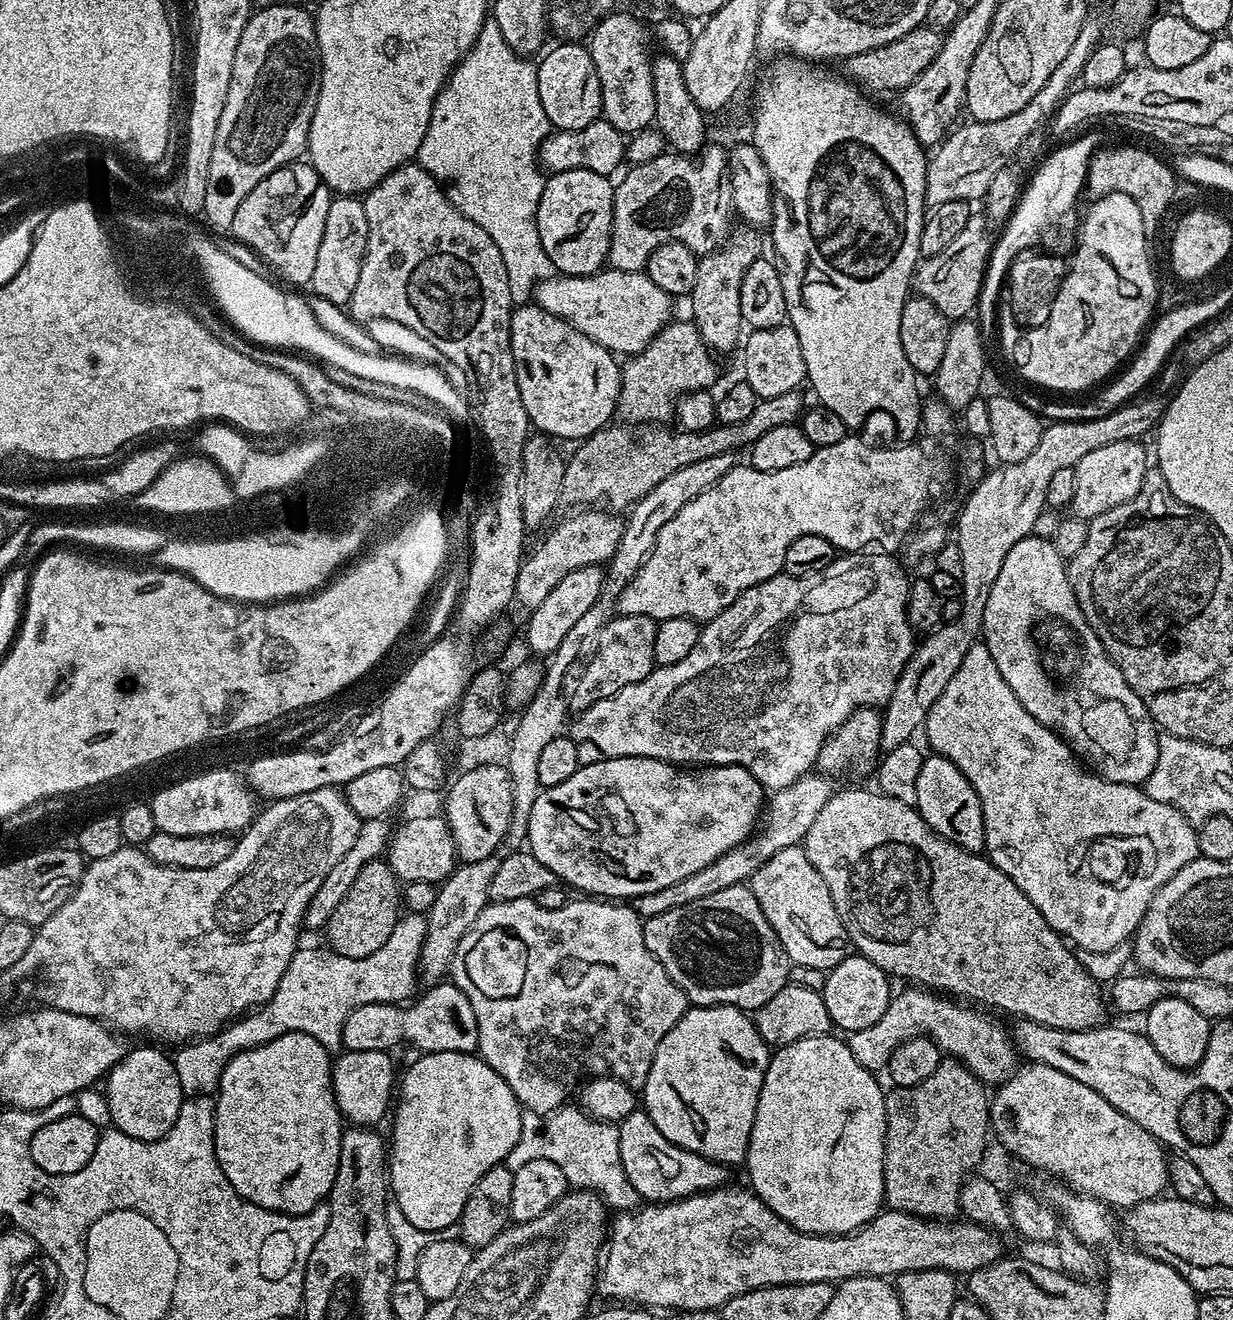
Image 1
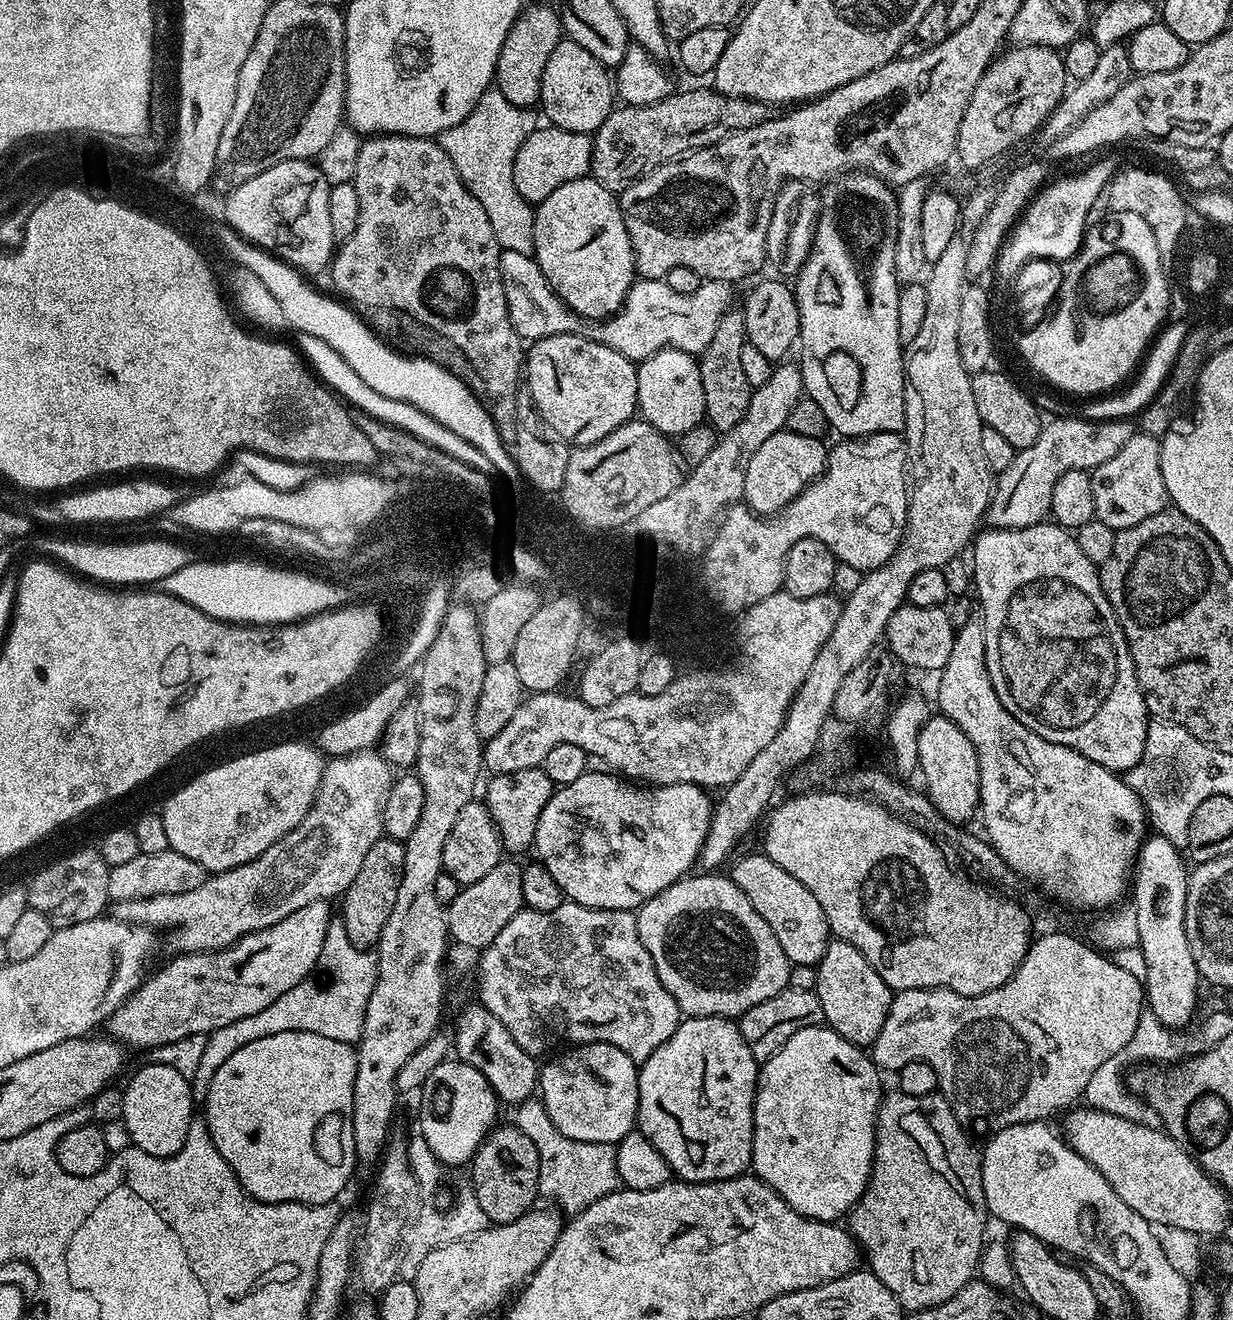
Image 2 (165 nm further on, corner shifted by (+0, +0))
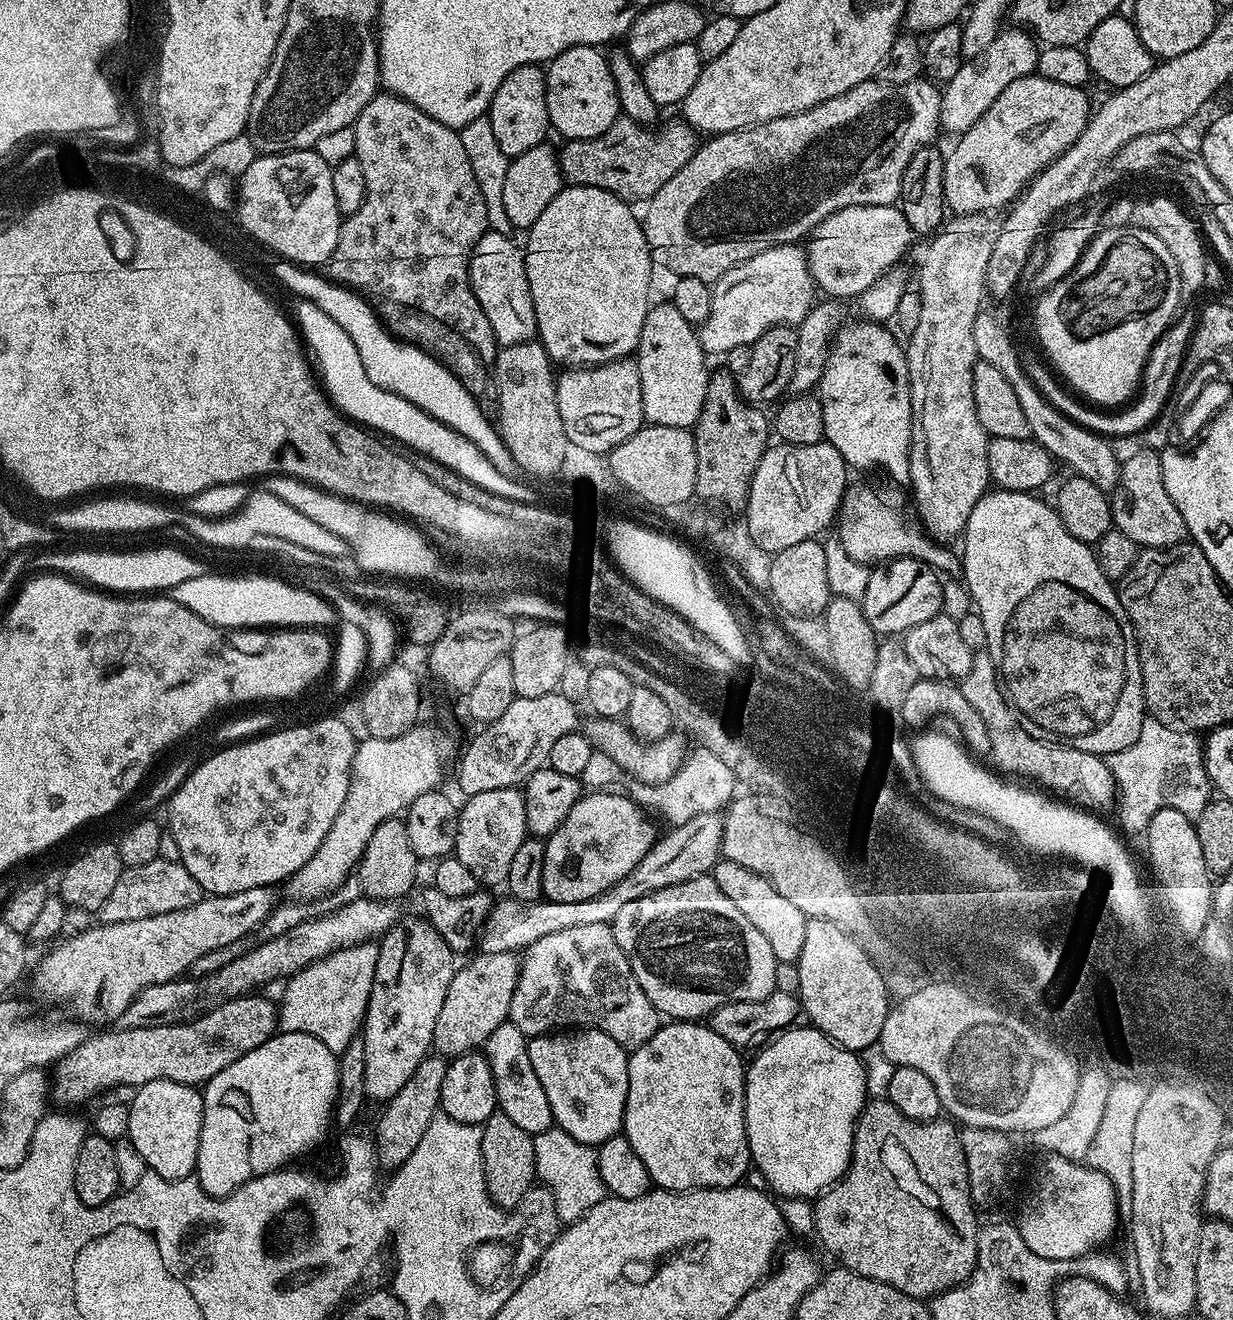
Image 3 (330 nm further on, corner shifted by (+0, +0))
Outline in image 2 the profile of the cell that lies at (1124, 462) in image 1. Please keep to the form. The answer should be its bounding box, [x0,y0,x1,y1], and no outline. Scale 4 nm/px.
[1091,434,1169,530]

